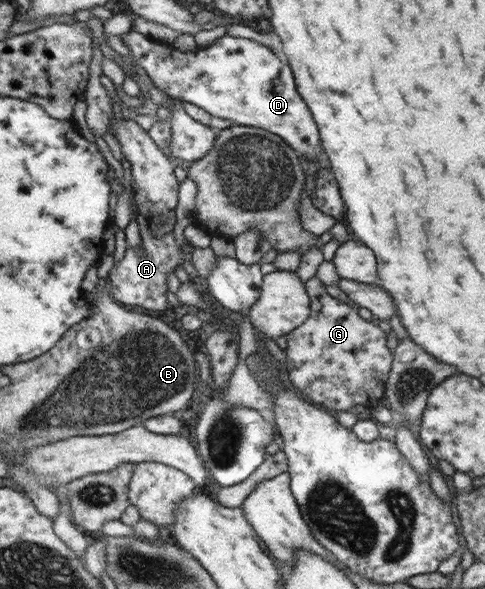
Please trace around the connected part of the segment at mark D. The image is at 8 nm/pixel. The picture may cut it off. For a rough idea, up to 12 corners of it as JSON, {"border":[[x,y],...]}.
{"border":[[120,32],[166,97],[279,134],[306,161],[321,131],[292,69],[229,35],[179,51]]}

